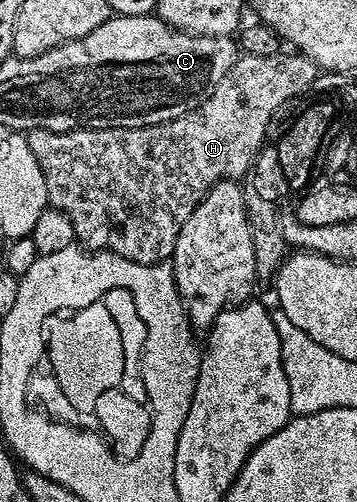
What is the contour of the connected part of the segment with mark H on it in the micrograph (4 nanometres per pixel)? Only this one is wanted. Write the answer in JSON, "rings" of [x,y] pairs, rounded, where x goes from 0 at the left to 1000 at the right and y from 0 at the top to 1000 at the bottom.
{"rings":[[[784,104],[765,112],[709,112],[681,108],[641,135],[641,143],[597,175],[597,183],[552,215],[541,215],[524,227],[496,231],[471,243],[454,243],[437,251],[398,251],[395,255],[361,255],[359,259],[196,259],[193,263],[143,263],[137,259],[78,259],[73,261],[81,295],[92,295],[92,311],[104,311],[104,327],[115,327],[115,343],[126,351],[126,375],[132,376],[132,398],[140,416],[182,422],[193,438],[204,438],[204,462],[218,488],[249,498],[311,498],[319,506],[350,510],[375,522],[392,522],[409,530],[431,530],[437,522],[468,522],[479,504],[490,498],[496,470],[529,438],[541,414],[591,376],[627,359],[669,359],[703,339],[703,329],[714,323],[714,313],[725,307],[725,297],[737,291],[737,281],[748,275],[748,257],[759,251],[759,241],[807,209],[804,203],[824,187],[857,189],[882,169],[885,155],[899,141],[880,124],[863,120],[857,108],[835,104]]]}

